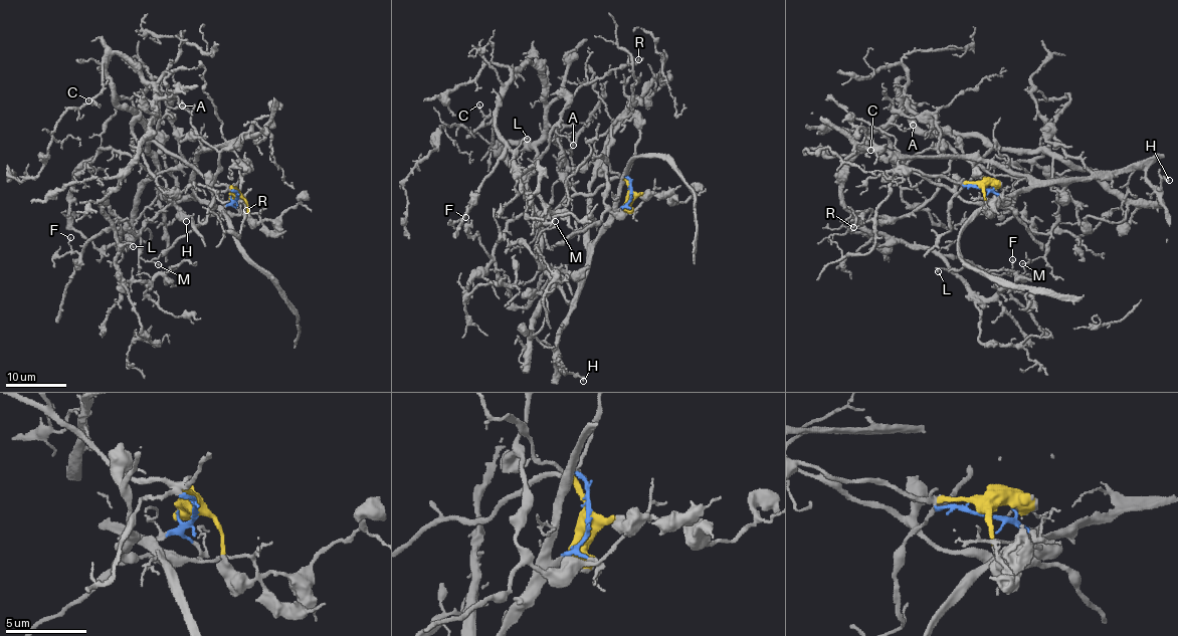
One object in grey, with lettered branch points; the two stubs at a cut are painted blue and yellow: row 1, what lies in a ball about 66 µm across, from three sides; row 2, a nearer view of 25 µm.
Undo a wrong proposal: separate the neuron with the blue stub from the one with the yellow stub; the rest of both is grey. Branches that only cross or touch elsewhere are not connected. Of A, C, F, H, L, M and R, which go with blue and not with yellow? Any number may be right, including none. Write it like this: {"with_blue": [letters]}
{"with_blue": ["H", "M"]}

